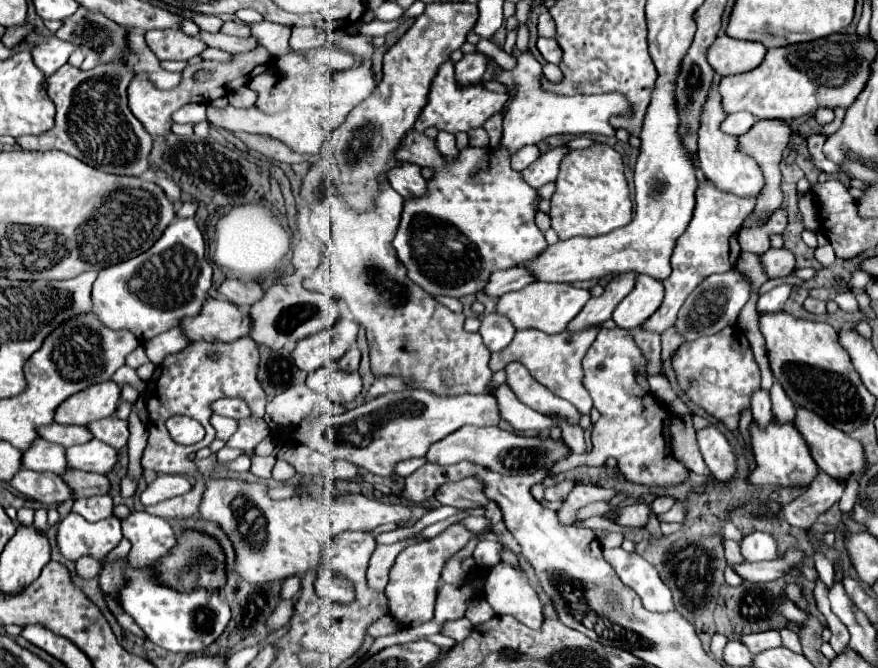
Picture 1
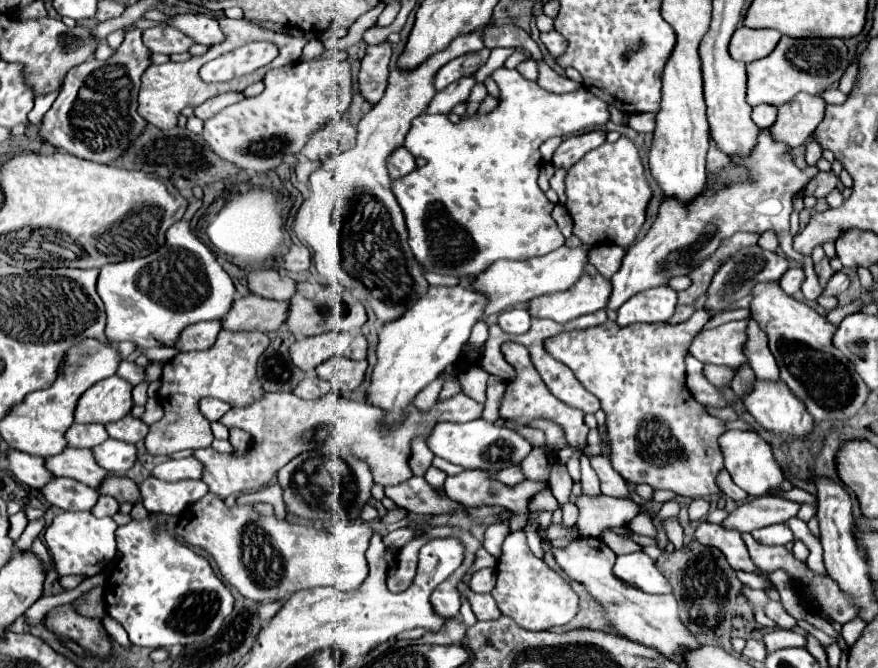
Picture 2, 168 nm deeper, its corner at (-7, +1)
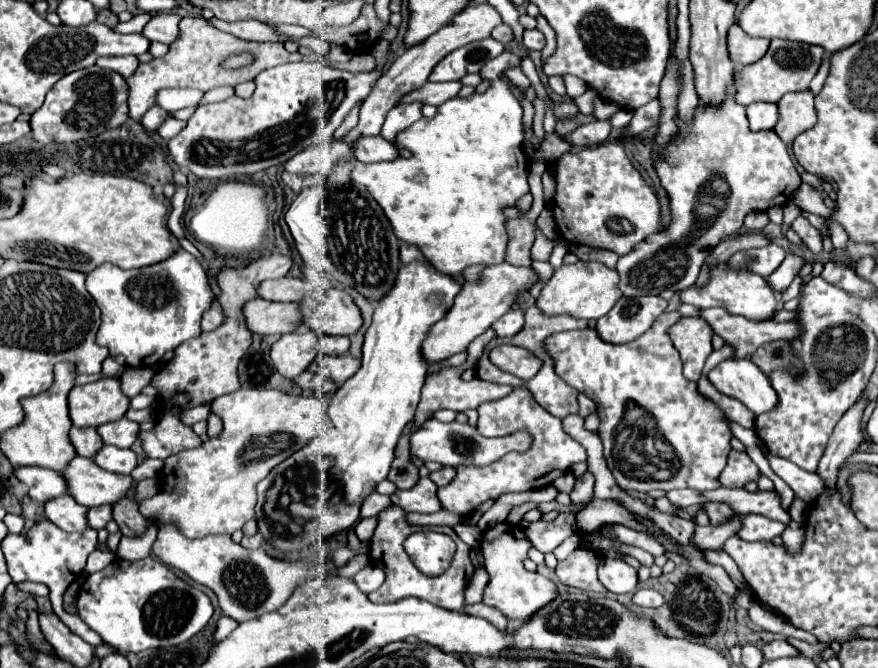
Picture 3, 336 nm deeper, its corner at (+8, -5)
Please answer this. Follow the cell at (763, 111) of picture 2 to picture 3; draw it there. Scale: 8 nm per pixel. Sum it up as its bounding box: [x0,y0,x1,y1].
[746,102,778,130]

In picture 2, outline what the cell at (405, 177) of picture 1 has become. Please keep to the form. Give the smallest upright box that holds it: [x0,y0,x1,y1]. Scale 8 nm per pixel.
[387,148,417,178]

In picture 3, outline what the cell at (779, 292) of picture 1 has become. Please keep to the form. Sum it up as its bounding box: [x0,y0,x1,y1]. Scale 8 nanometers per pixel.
[768,252,804,292]

